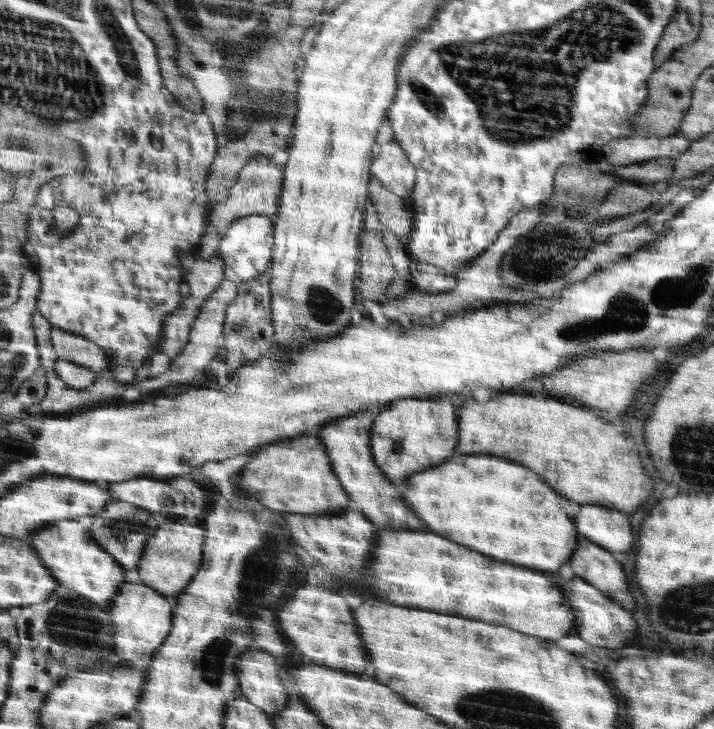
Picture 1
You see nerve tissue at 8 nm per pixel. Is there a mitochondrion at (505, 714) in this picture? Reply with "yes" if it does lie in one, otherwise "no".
yes

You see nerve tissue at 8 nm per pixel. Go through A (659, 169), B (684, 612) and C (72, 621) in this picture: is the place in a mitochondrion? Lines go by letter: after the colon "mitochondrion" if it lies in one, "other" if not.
A: mitochondrion
B: mitochondrion
C: mitochondrion

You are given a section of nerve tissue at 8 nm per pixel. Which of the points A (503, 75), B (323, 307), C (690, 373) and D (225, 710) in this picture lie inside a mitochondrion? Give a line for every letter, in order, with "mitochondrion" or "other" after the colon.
A: mitochondrion
B: mitochondrion
C: other
D: other

